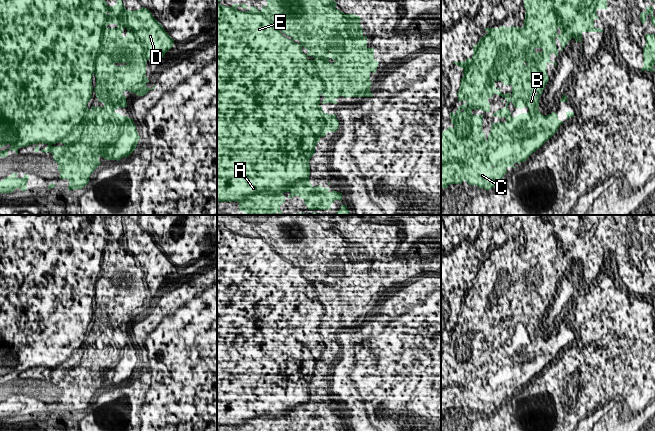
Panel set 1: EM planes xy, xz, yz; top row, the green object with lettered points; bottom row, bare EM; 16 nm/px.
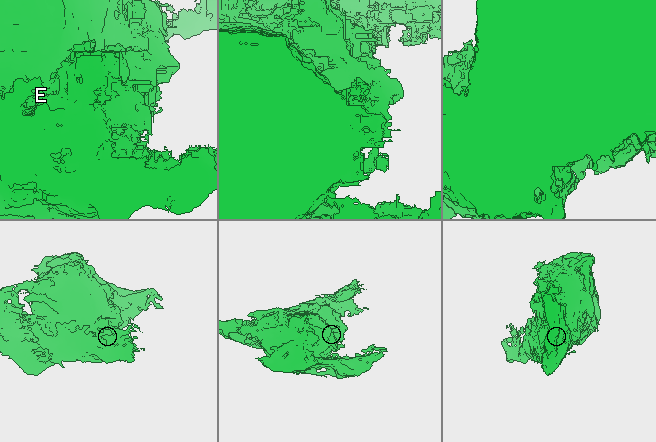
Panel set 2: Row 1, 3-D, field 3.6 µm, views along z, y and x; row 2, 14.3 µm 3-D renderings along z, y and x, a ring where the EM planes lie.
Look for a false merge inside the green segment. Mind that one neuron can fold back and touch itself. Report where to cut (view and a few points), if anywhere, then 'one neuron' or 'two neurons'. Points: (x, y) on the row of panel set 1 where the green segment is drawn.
no cut; one neuron

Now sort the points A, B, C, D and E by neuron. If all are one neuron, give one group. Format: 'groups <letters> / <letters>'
groups A B C D E

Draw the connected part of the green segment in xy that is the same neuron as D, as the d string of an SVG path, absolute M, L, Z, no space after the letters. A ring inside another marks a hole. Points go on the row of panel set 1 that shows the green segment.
M0 0L0 148L10 144L11 147L7 150L0 151L0 157L7 157L8 151L14 151L16 154L18 154L18 149L22 147L27 147L28 145L36 144L37 146L34 148L35 152L39 152L39 143L47 144L48 146L45 149L42 149L41 152L47 153L51 152L53 155L53 159L55 162L58 163L58 171L60 172L60 179L67 179L69 181L68 190L75 190L75 189L82 189L85 185L89 182L90 175L94 172L94 170L101 164L99 161L99 157L103 157L107 160L117 160L119 161L123 157L128 157L136 148L140 136L137 133L136 125L133 122L132 118L129 118L128 116L122 116L120 113L116 113L115 111L121 107L127 107L126 98L123 93L125 91L129 91L132 93L135 93L138 96L144 96L147 94L148 91L153 90L156 86L154 85L153 88L148 88L146 86L146 83L149 82L148 78L146 77L146 63L148 60L162 60L165 53L173 47L174 40L167 34L167 32L164 30L162 25L153 17L152 13L145 7L142 7L139 10L131 11L127 10L122 0L116 1L116 5L113 7L108 6L105 0ZM92 91L95 91L96 97L98 98L98 101L103 103L104 107L94 107L91 106L89 109L87 107L88 102L92 98Z

